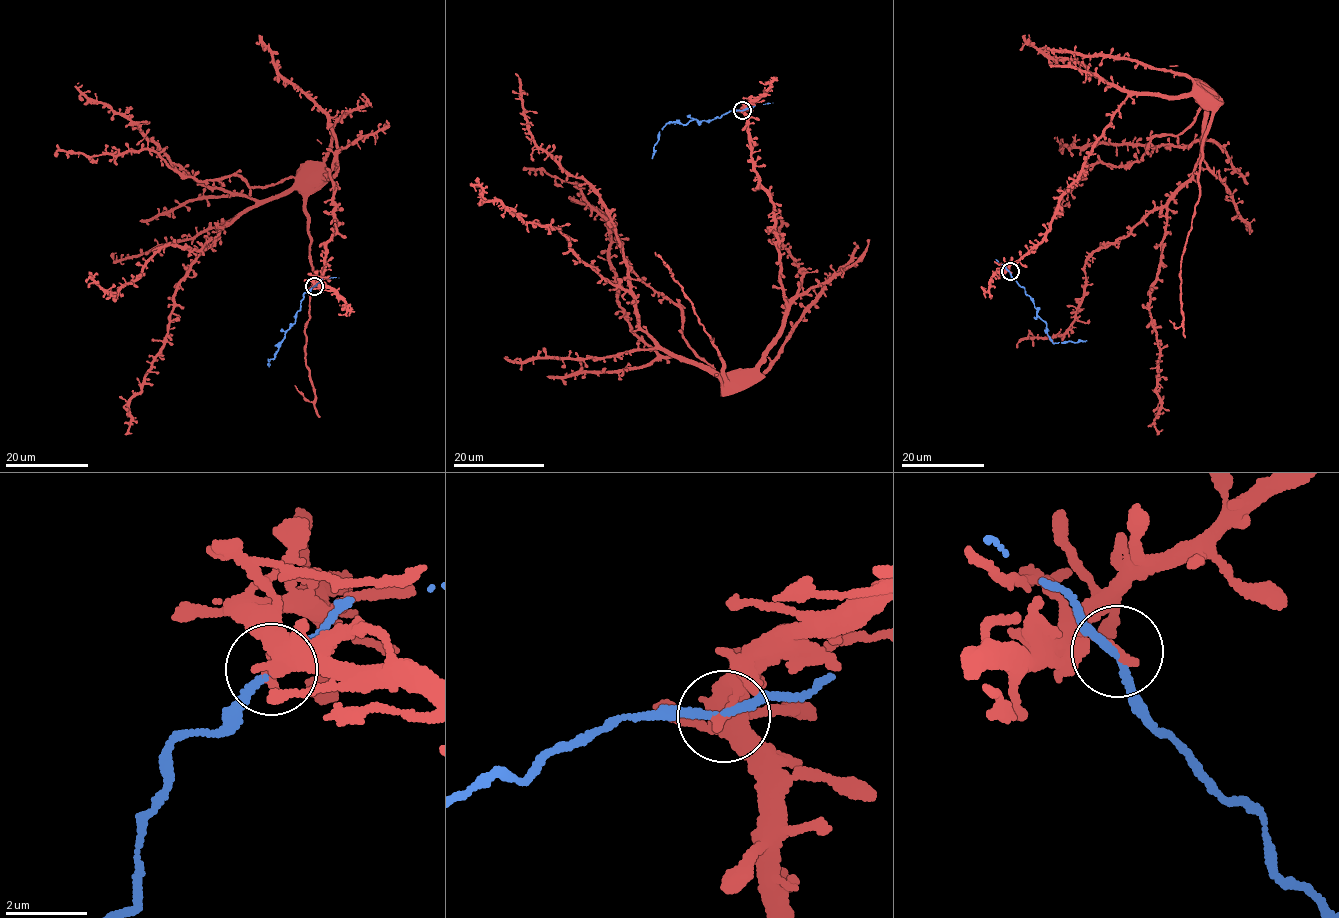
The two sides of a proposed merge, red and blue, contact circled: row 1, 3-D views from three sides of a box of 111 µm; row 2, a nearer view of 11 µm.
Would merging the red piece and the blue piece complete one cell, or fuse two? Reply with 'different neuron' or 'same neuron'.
different neuron

